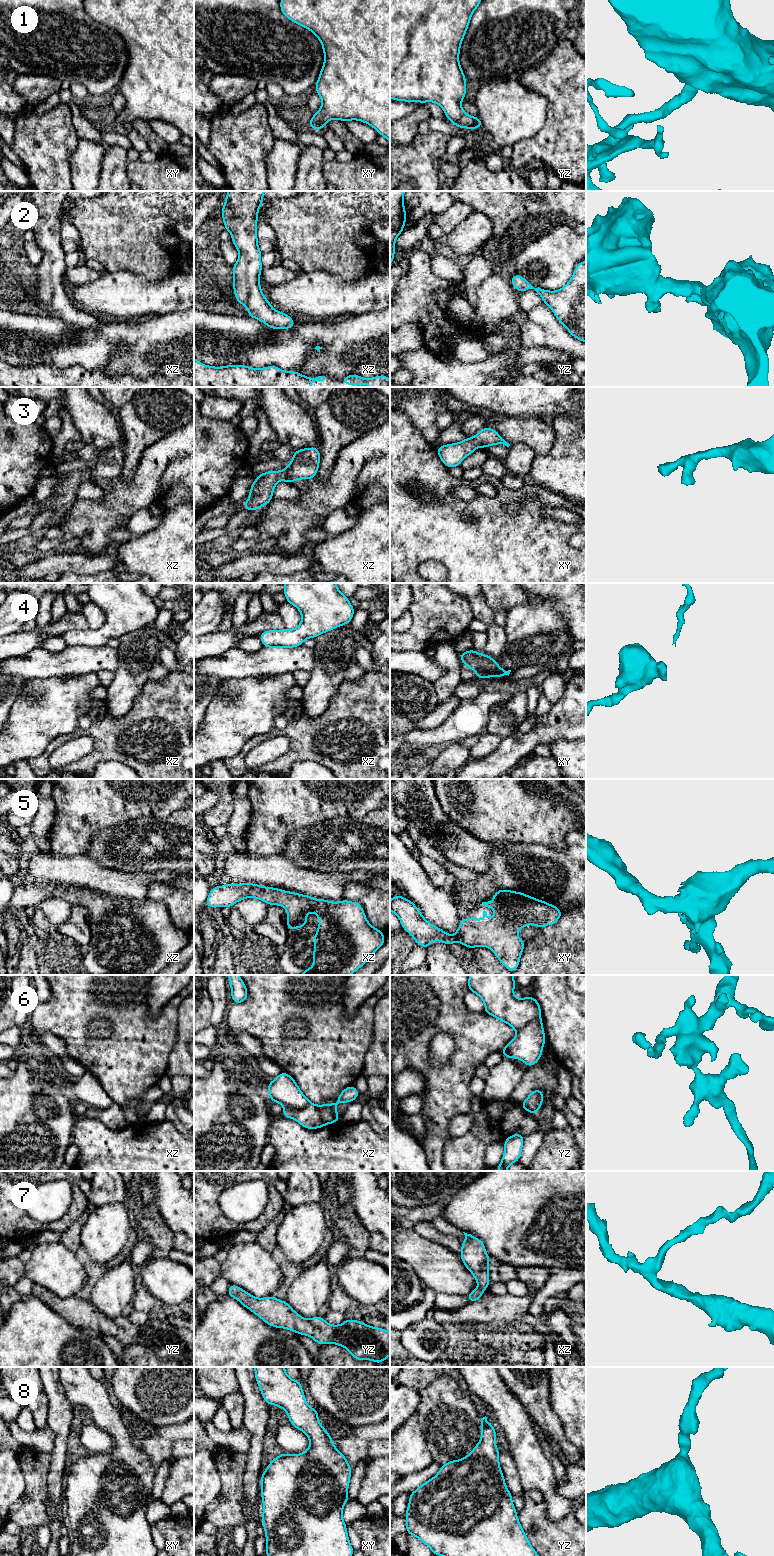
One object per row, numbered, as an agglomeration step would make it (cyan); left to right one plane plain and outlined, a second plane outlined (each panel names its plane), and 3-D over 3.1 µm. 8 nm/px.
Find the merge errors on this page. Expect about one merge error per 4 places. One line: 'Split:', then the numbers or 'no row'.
Split: 4, 6

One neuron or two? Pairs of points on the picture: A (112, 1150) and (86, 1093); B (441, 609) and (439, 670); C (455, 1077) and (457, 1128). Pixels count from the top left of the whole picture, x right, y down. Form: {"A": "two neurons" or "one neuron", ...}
{"A": "two neurons", "B": "two neurons", "C": "two neurons"}

